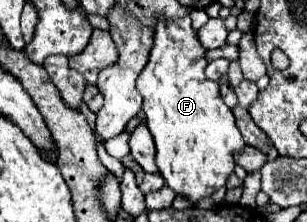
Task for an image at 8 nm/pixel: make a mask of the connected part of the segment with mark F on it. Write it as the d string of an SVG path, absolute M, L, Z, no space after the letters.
M183 16L179 20L159 20L155 26L155 44L149 62L137 78L137 90L143 96L145 122L157 148L157 168L165 178L165 184L191 206L197 206L199 200L209 198L215 190L227 184L229 176L235 172L235 152L247 146L235 126L231 108L227 108L219 96L219 84L205 78L205 66L205 48L199 44L197 34L191 28L191 18Z

